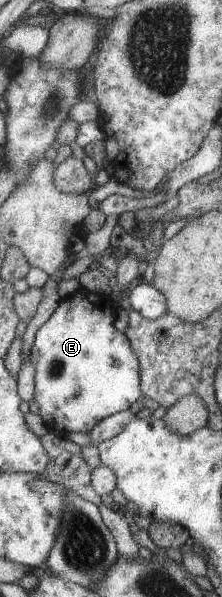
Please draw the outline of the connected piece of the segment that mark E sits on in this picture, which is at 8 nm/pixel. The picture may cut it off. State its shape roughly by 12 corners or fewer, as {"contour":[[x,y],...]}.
{"contour":[[80,288],[38,331],[35,399],[61,438],[145,397],[112,296]]}

